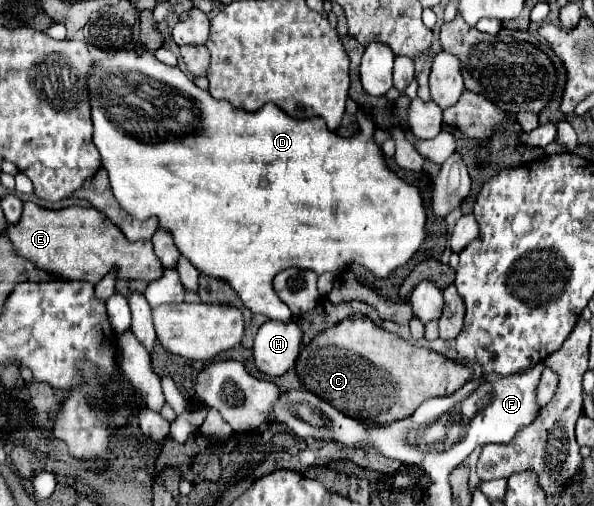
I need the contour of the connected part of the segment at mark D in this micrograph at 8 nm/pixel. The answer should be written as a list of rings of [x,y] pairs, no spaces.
[[[115,52],[103,60],[95,60],[93,72],[87,80],[87,90],[89,90],[89,104],[91,104],[91,118],[93,118],[93,144],[97,146],[101,158],[103,158],[103,168],[109,174],[111,180],[111,190],[117,202],[125,212],[131,216],[145,220],[151,216],[157,216],[159,228],[171,232],[175,246],[179,252],[203,274],[225,280],[241,298],[243,306],[249,308],[253,314],[263,314],[273,320],[287,322],[291,320],[290,309],[277,296],[273,290],[273,278],[277,272],[285,268],[301,268],[301,270],[315,270],[317,274],[323,272],[333,272],[337,274],[343,270],[347,264],[361,264],[367,270],[371,270],[379,278],[387,278],[395,268],[403,266],[415,252],[417,248],[425,242],[425,208],[423,200],[419,196],[419,190],[401,178],[397,178],[383,160],[381,148],[373,140],[375,126],[367,114],[359,114],[359,134],[353,138],[341,138],[335,132],[331,132],[321,118],[309,118],[309,120],[295,120],[287,116],[281,108],[275,104],[265,104],[259,108],[259,112],[243,112],[235,110],[233,104],[227,100],[215,100],[207,90],[201,90],[189,80],[177,66],[165,66],[159,62],[151,52]]]

